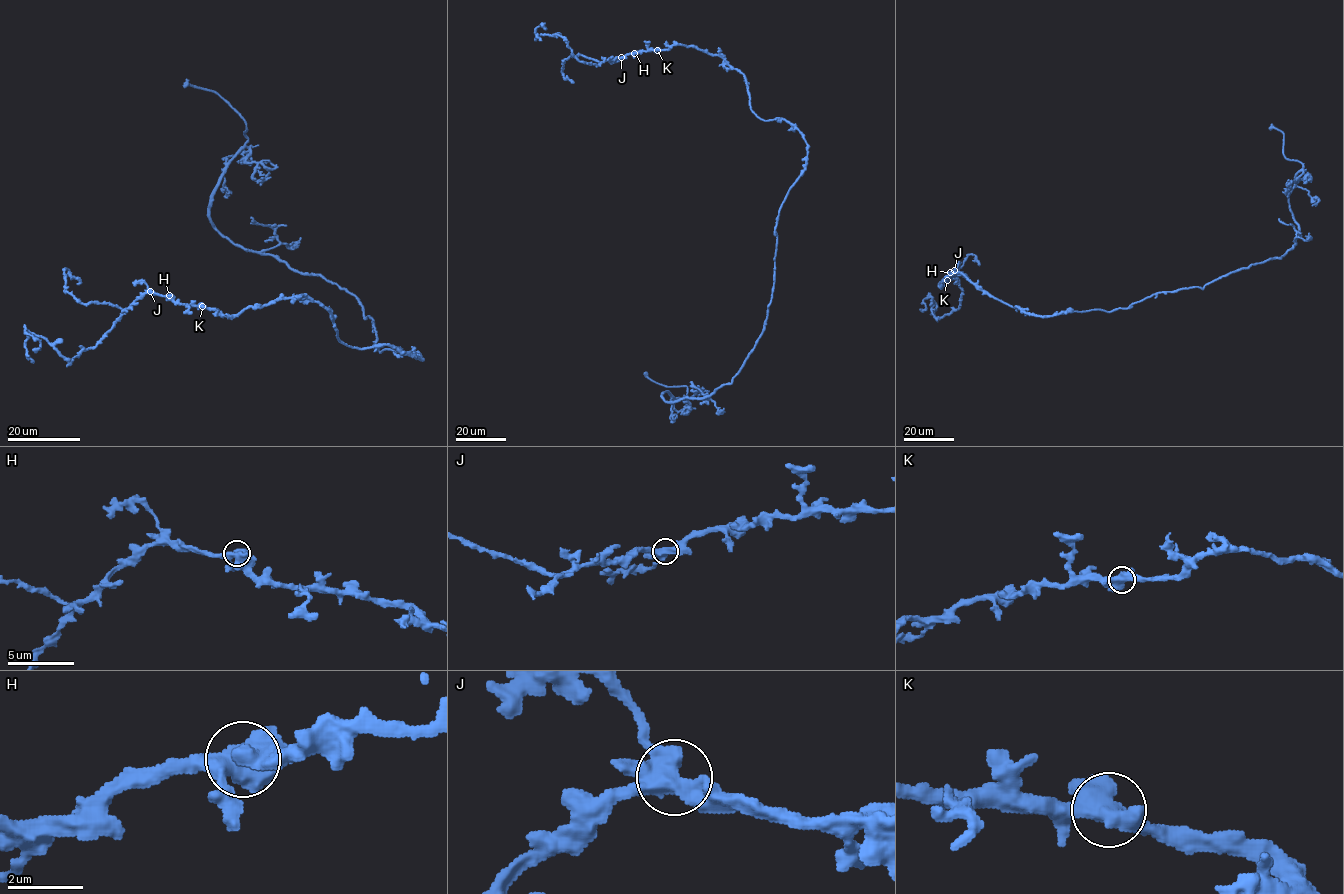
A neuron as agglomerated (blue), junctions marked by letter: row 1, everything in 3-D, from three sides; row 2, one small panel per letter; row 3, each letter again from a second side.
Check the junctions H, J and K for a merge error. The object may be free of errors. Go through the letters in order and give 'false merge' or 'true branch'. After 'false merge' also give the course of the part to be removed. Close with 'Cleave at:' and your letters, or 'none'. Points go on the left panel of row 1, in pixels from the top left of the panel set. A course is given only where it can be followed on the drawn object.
H: true branch
J: true branch
K: true branch
Cleave at: none

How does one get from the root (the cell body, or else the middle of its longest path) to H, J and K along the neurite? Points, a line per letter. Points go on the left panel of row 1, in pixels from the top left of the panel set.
H: (396, 351), (421, 359), (389, 345), (344, 344), (331, 313), (304, 296), (222, 315), (178, 304), (170, 295)
J: (396, 351), (421, 359), (389, 345), (344, 344), (331, 313), (304, 296), (222, 315), (150, 291)
K: (396, 351), (421, 359), (389, 345), (344, 344), (331, 313), (304, 296), (231, 315), (202, 306)

